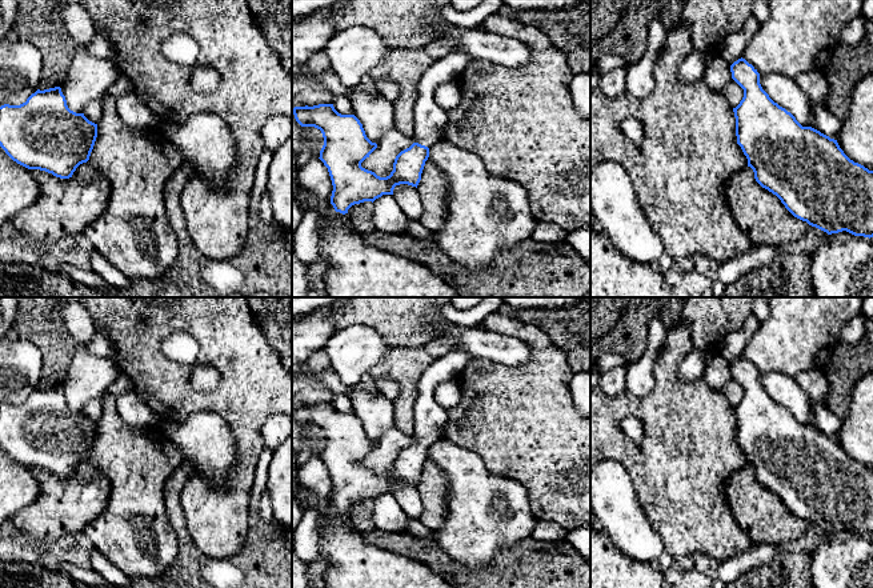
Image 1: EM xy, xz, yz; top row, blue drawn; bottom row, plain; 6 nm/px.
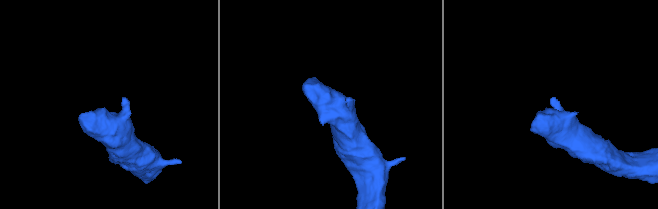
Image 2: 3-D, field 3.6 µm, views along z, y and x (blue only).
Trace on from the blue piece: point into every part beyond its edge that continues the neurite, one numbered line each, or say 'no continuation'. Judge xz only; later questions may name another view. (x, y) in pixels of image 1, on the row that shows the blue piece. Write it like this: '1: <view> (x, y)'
1: xz (429, 120)
2: xz (333, 216)

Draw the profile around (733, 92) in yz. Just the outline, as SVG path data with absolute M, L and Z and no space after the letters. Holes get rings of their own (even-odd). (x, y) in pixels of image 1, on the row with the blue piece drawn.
M734 80L729 81L721 93L729 103L741 101L744 97L744 89Z

